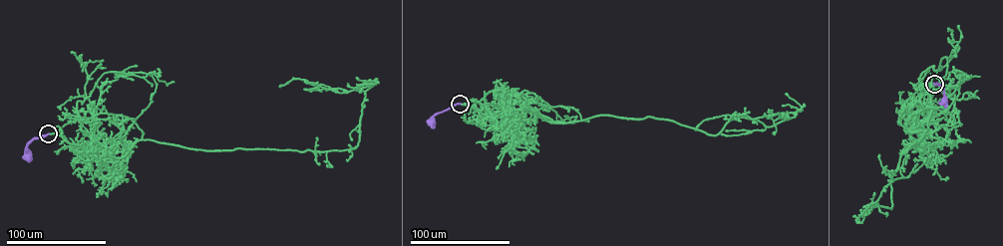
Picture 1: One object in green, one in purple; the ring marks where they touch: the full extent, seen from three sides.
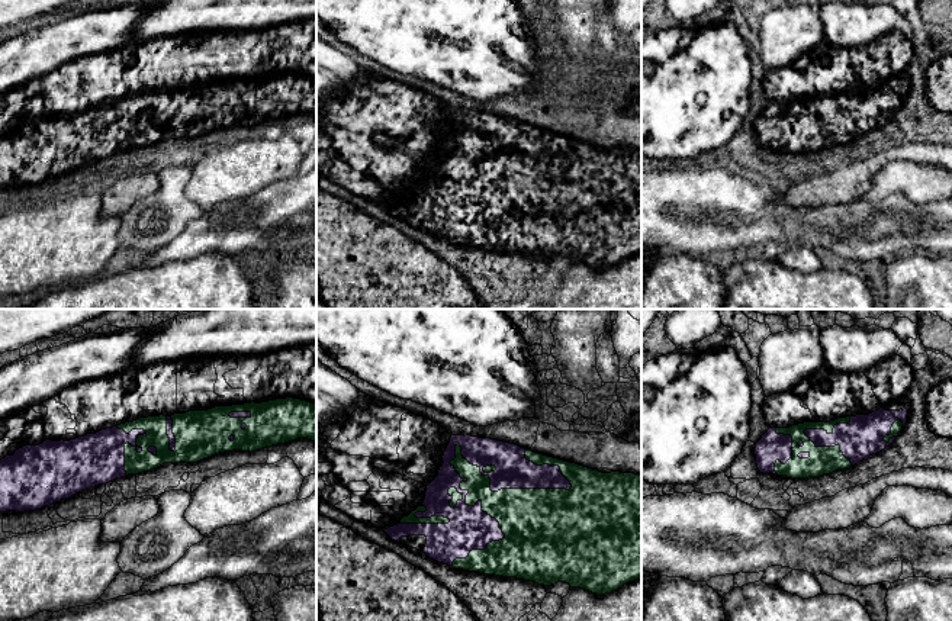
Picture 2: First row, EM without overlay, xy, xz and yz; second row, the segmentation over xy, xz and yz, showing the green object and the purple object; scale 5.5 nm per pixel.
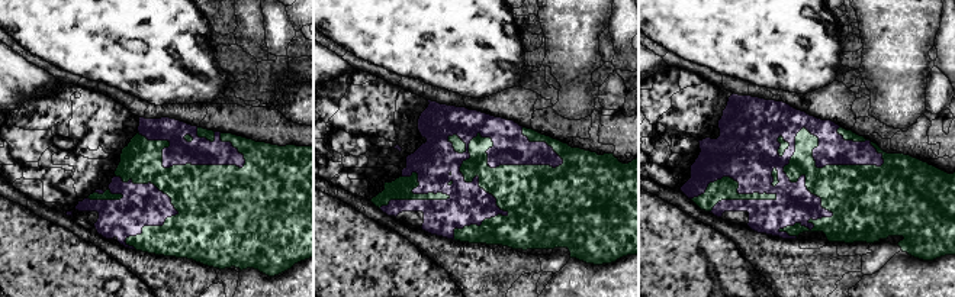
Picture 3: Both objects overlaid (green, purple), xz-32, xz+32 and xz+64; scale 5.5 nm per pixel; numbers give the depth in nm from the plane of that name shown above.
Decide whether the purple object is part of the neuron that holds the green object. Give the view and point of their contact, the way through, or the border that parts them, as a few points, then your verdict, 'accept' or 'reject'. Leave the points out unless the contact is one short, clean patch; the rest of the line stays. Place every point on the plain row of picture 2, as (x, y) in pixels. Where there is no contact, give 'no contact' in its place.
contact xz (456, 126); accept

